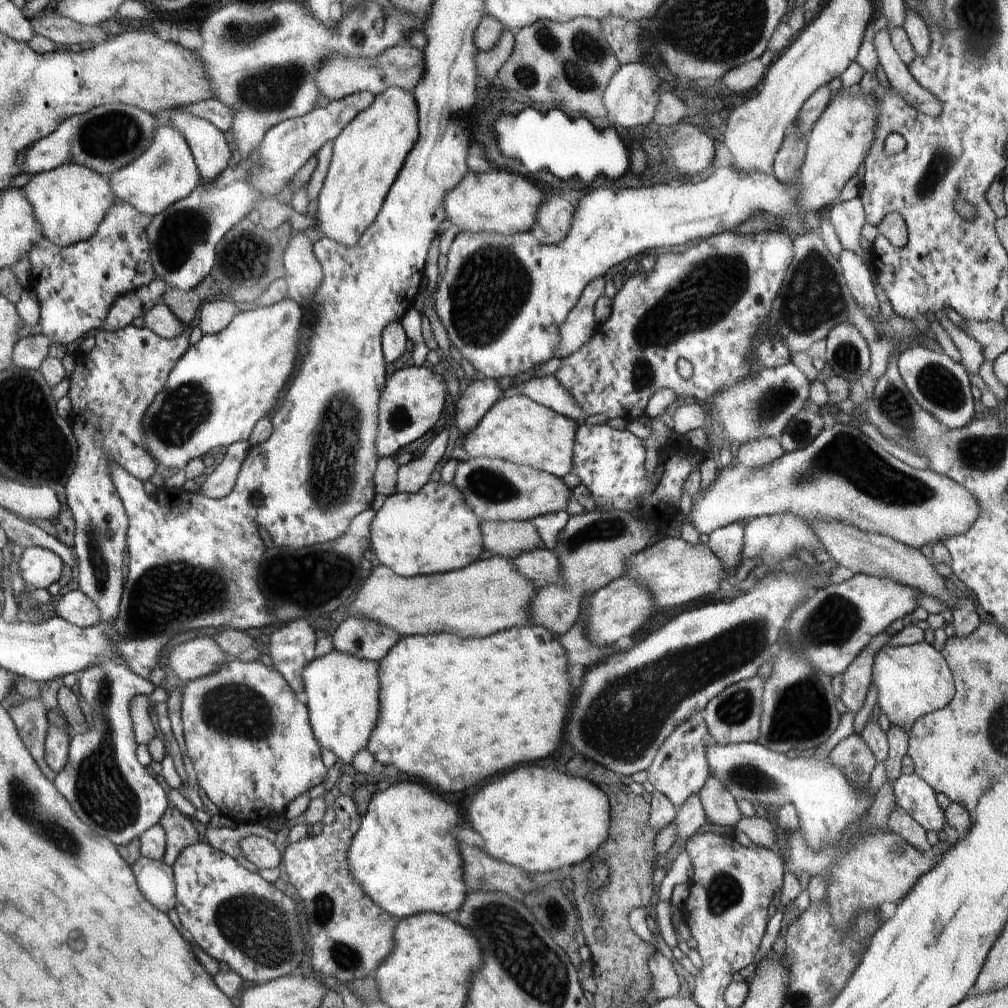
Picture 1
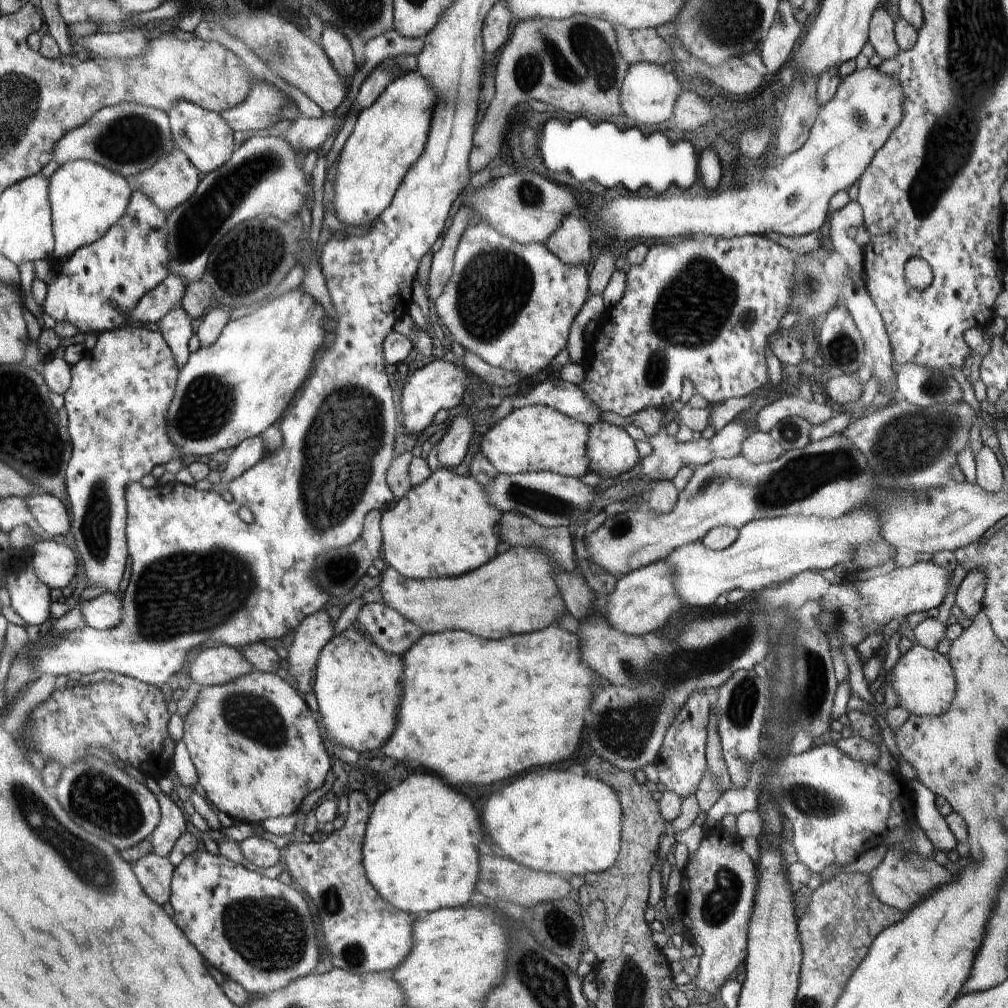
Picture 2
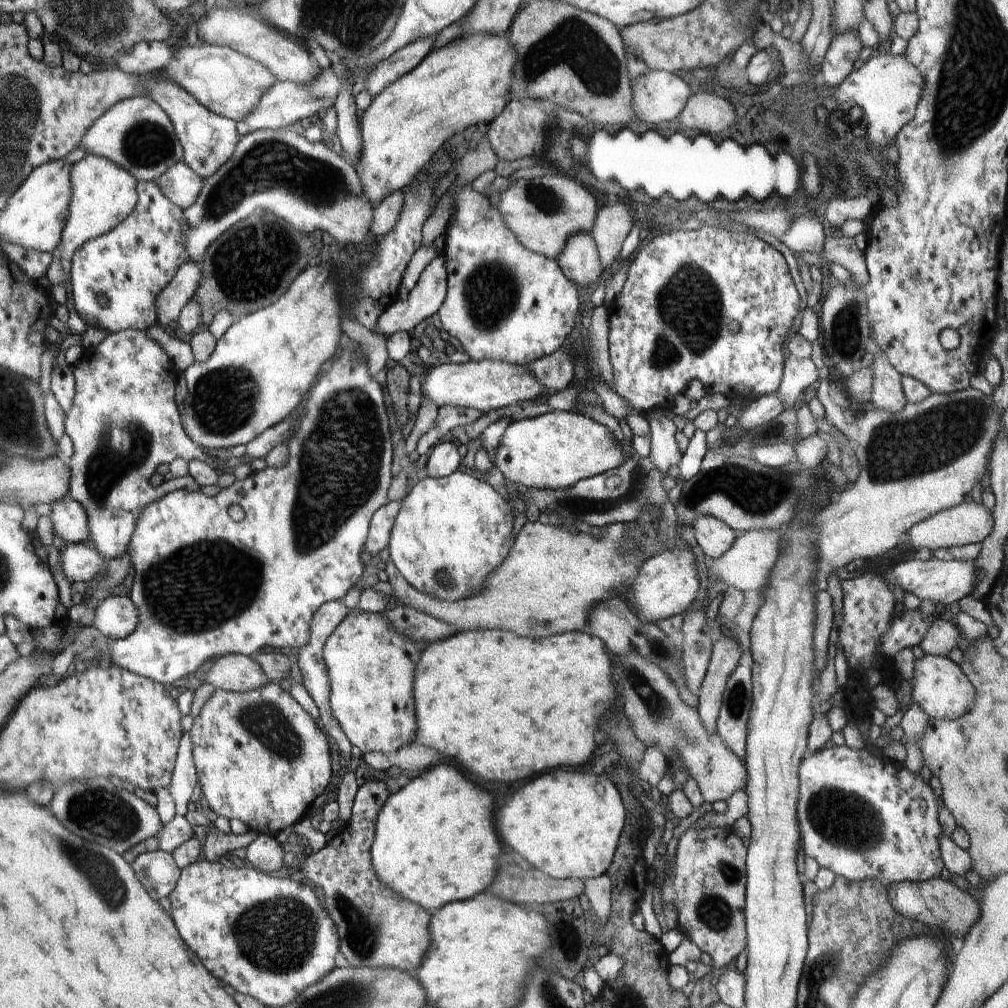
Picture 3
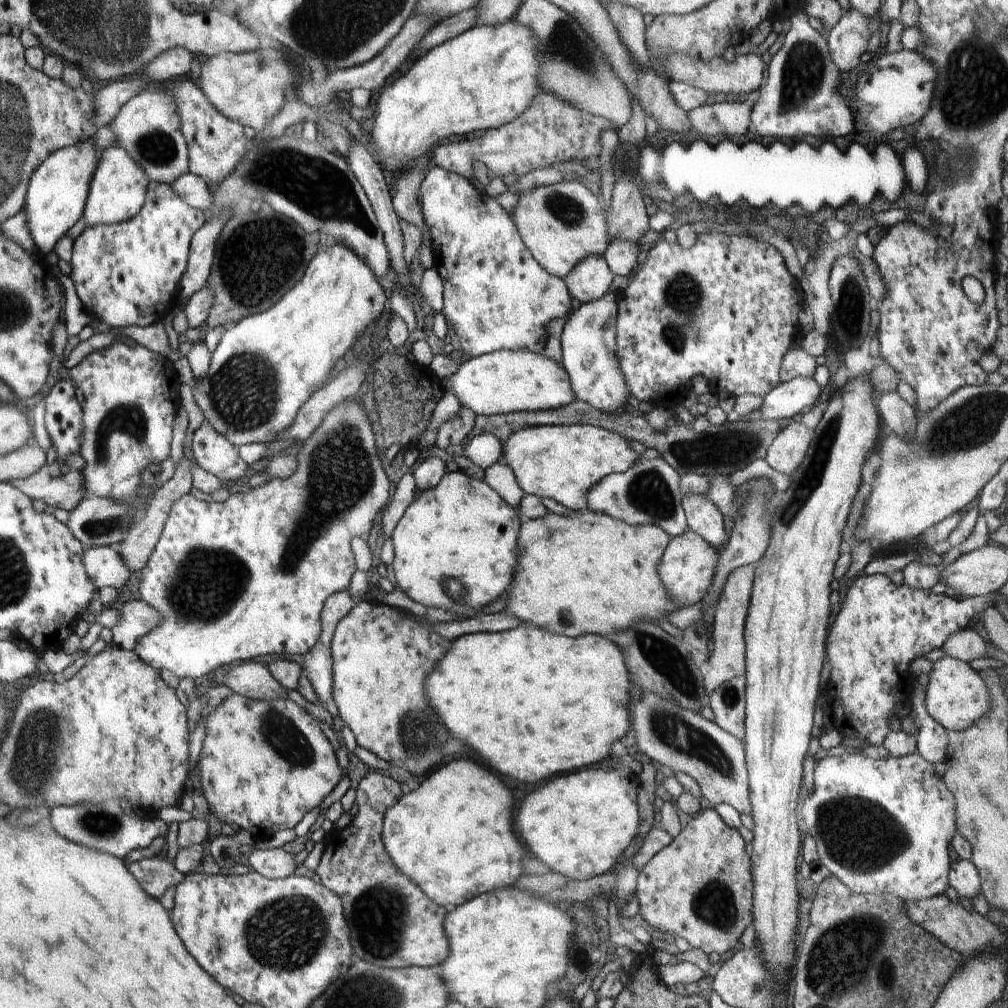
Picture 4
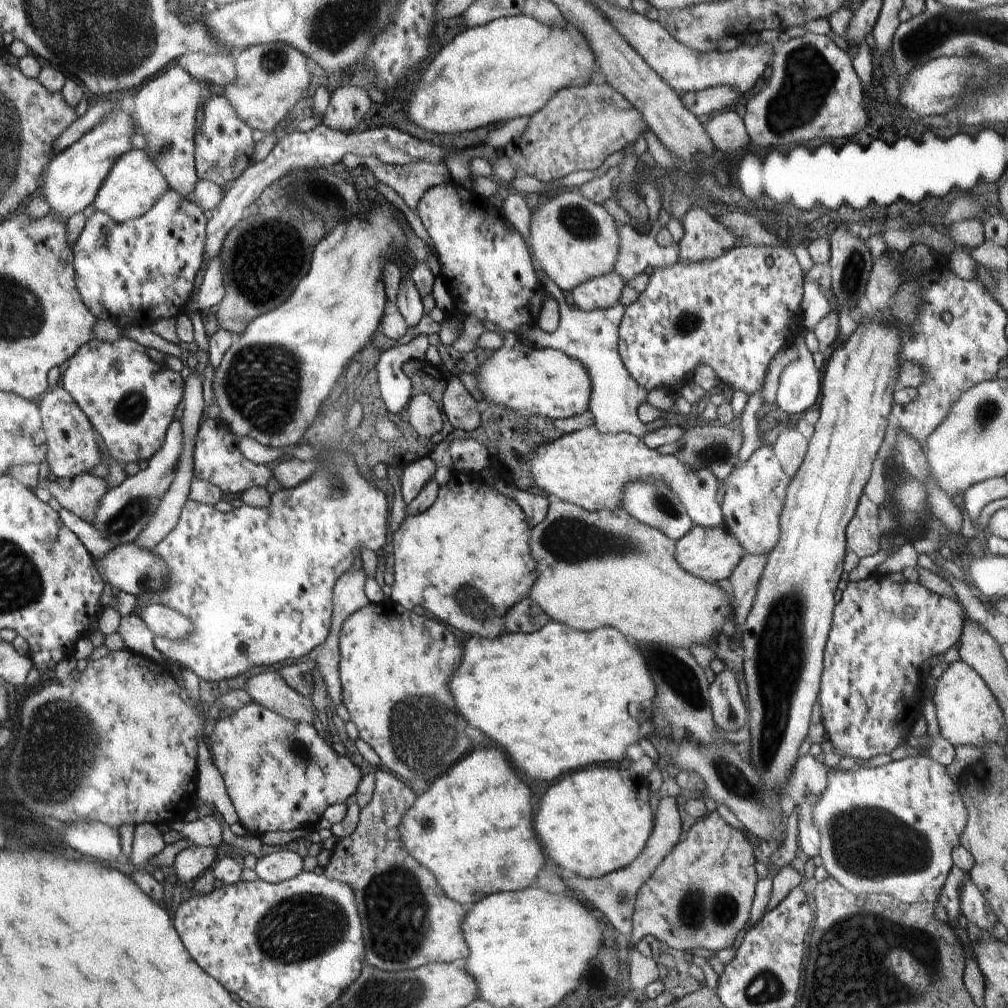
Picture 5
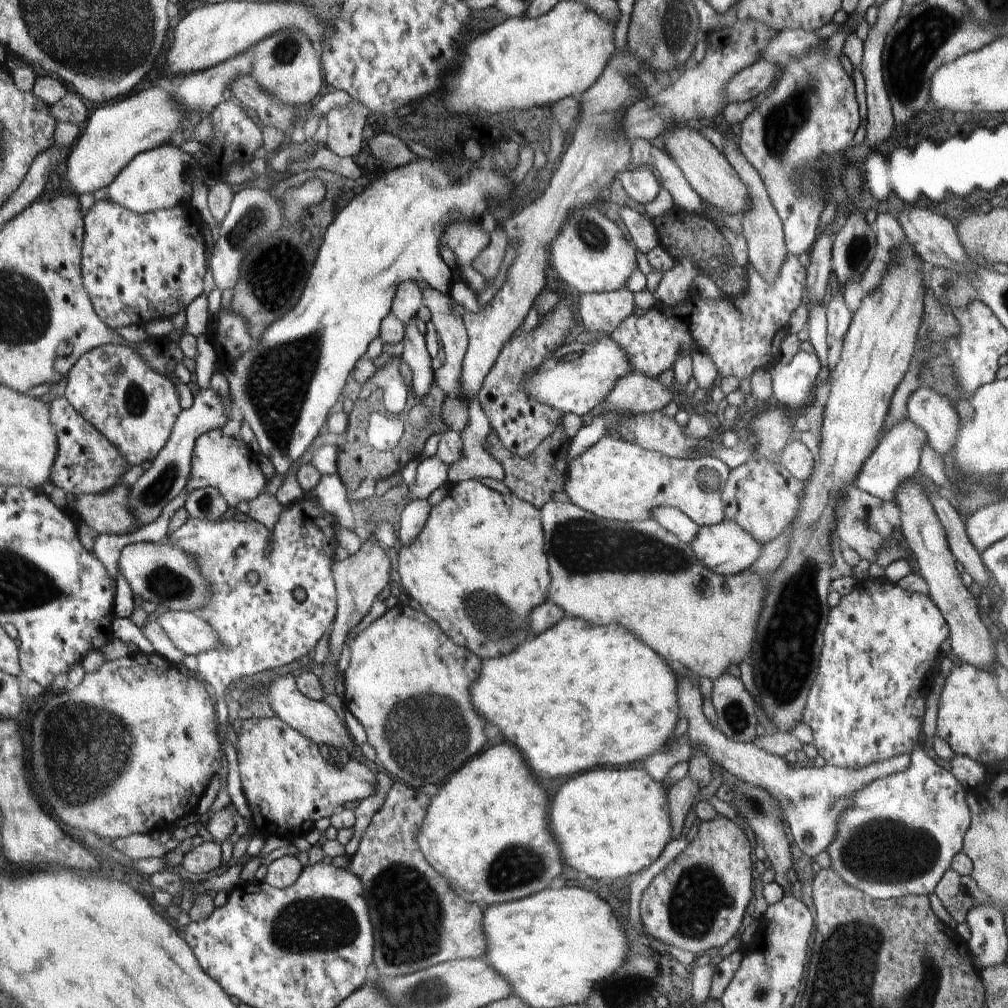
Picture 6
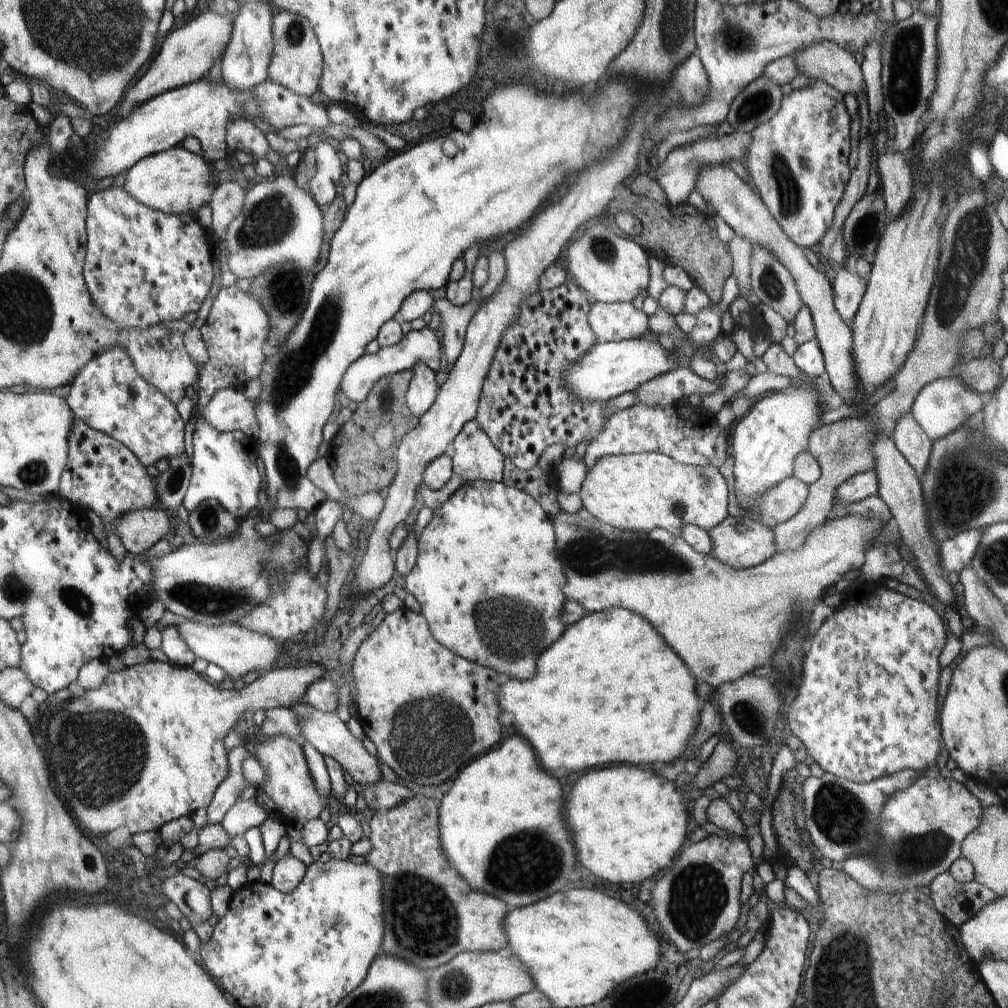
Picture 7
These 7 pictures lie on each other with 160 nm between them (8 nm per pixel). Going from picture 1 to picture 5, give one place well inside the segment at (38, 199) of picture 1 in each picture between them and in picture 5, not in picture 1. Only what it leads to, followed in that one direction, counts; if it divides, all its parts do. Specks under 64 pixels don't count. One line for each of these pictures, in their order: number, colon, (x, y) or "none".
2: (87, 199)
3: (103, 194)
4: (117, 192)
5: (134, 184)

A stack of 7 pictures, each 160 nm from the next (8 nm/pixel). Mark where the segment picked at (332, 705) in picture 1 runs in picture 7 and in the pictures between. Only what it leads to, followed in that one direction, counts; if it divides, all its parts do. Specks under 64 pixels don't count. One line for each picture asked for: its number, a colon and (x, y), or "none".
2: (358, 686)
3: (371, 667)
4: (379, 669)
5: (394, 669)
6: (406, 678)
7: (429, 712)

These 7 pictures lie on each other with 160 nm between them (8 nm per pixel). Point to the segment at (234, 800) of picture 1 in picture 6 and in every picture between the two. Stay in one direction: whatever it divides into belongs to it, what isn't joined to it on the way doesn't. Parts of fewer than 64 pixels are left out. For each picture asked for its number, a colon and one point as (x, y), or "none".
2: (258, 750)
3: (261, 758)
4: (263, 765)
5: (280, 775)
6: (288, 786)

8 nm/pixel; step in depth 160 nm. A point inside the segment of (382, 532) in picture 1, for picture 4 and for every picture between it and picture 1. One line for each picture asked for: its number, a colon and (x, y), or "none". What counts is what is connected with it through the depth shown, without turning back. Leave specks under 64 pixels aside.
2: (445, 527)
3: (451, 533)
4: (456, 548)

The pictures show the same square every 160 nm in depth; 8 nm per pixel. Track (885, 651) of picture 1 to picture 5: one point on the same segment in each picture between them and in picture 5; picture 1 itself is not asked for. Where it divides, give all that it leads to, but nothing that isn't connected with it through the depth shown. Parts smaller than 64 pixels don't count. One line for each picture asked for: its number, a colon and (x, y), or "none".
2: (923, 679)
3: (941, 689)
4: (957, 697)
5: (967, 712)

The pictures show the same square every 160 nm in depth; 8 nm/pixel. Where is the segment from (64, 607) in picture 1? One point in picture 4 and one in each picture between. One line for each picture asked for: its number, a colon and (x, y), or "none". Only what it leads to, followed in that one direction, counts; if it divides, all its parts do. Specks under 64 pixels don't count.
2: (104, 612)
3: (116, 617)
4: (137, 618)

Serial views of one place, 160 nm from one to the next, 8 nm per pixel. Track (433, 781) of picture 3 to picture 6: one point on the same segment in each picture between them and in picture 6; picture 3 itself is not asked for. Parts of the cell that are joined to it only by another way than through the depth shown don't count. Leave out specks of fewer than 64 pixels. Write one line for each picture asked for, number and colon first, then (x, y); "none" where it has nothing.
4: (453, 836)
5: (472, 830)
6: (486, 831)

